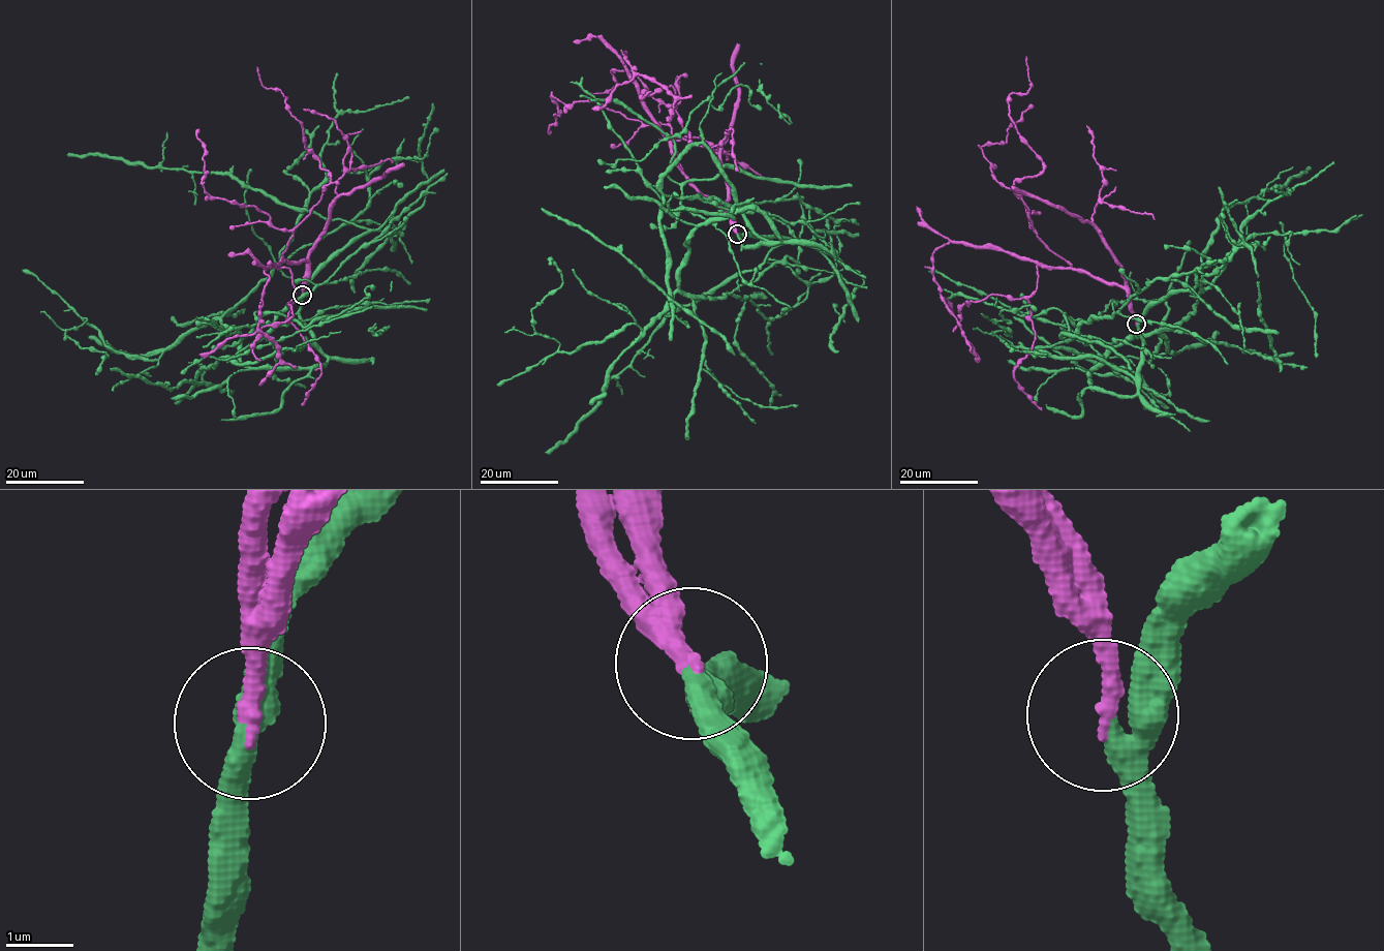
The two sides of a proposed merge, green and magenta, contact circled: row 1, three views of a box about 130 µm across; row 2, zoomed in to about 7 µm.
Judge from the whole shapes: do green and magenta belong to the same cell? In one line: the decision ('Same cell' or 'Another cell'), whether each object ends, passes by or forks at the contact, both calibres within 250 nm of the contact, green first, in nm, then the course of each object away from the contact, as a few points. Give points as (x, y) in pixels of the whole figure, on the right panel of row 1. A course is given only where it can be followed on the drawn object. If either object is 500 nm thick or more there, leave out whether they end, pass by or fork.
Same cell. At the ring green passes by. At the ring magenta ends. Thickness 320 nm (green) against 280 nm. Course of green: (1136, 324), (1136, 393), (1093, 388), (1111, 349), (1177, 326), (1203, 276), (1256, 241), (1280, 372). Course of magenta: (1136, 324), (1130, 294), (1056, 255), (1014, 187), (1043, 170), (1009, 113), (1009, 95), (1031, 86), (1025, 56)

